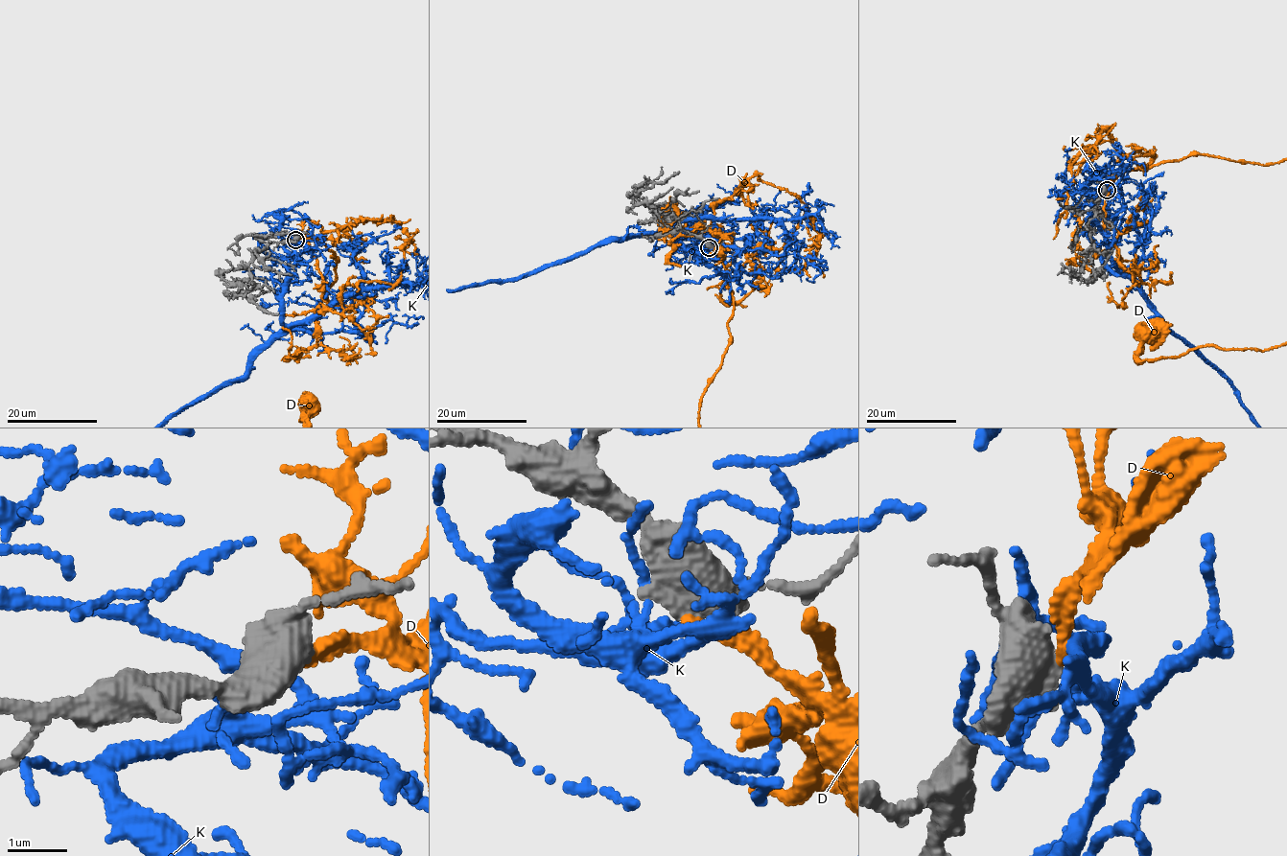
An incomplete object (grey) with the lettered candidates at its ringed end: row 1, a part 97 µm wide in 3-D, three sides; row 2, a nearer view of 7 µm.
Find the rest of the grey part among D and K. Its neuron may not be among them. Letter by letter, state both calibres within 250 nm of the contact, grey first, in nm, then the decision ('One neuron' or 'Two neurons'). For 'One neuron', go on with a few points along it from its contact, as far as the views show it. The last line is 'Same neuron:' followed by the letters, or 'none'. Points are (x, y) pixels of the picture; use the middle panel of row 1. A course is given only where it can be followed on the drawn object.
D: Thickness 600 nm (grey) against 200 nm. One neuron
K: Thickness 550 nm (grey) against 110 nm. Two neurons
Same neuron: D

